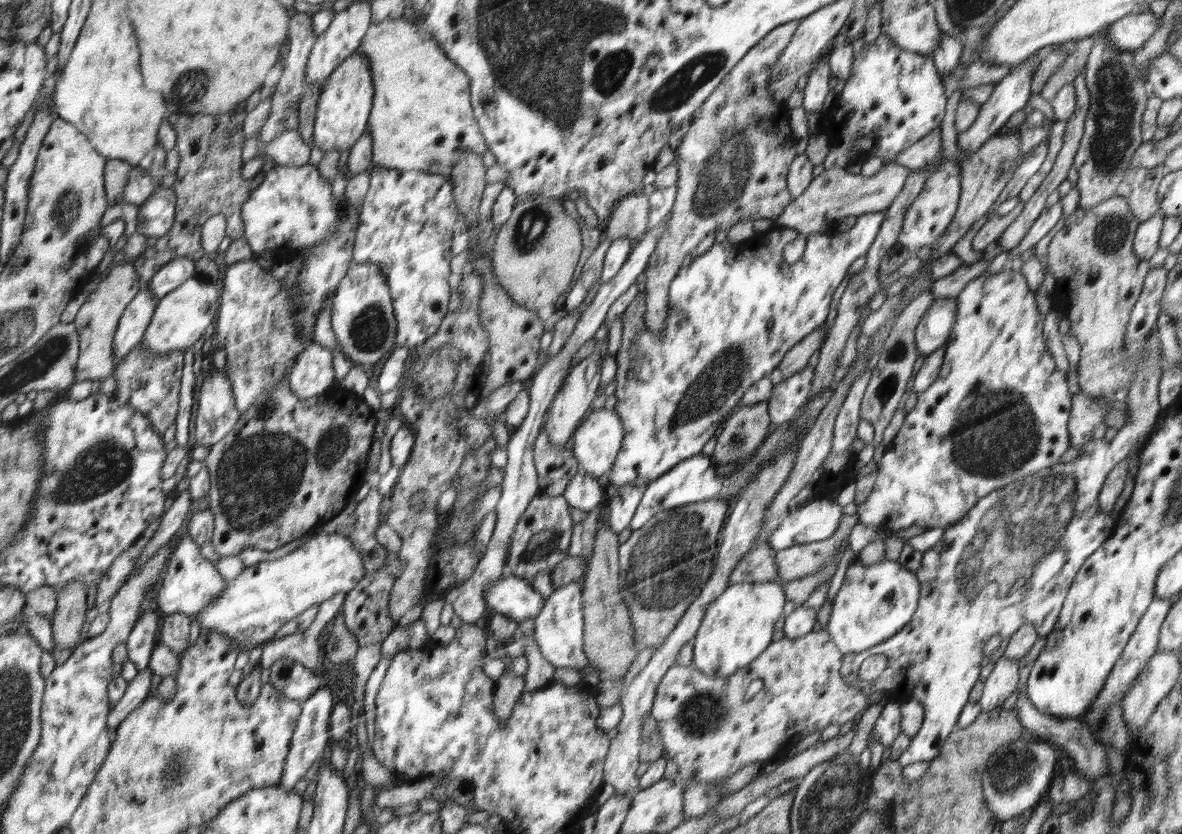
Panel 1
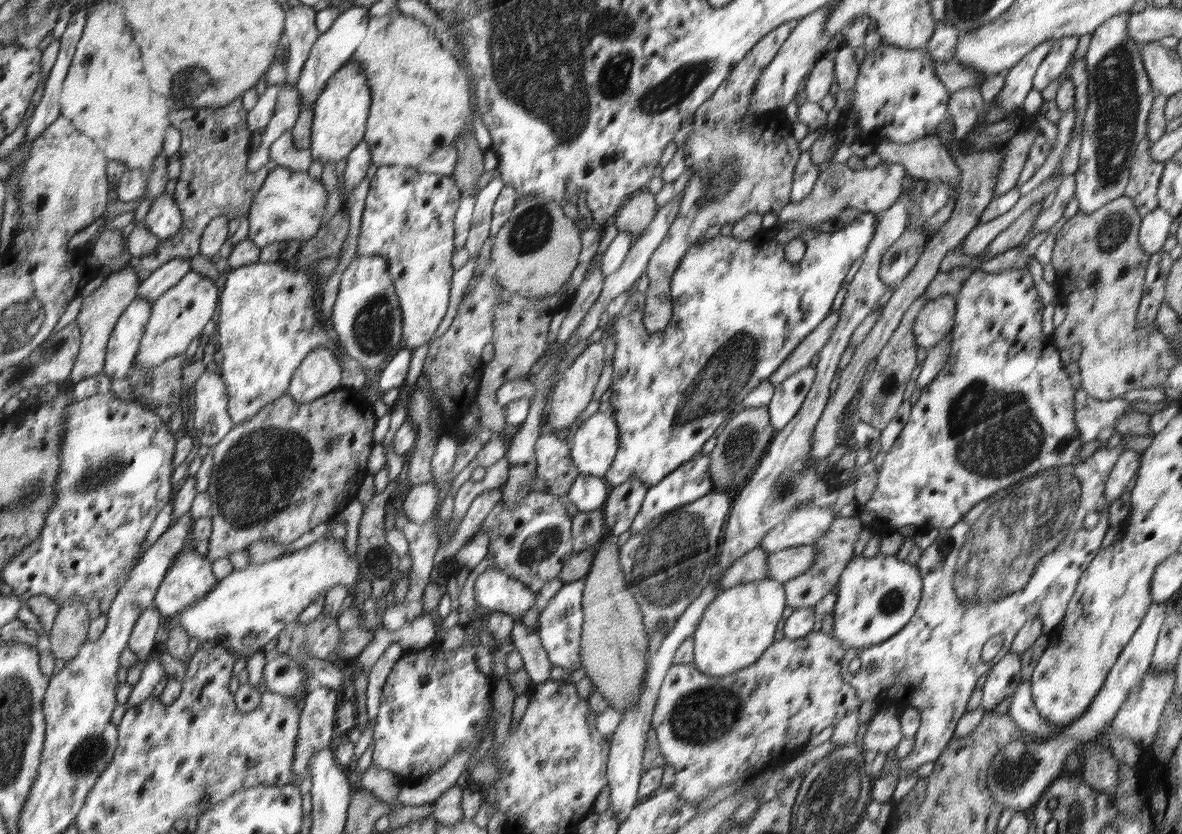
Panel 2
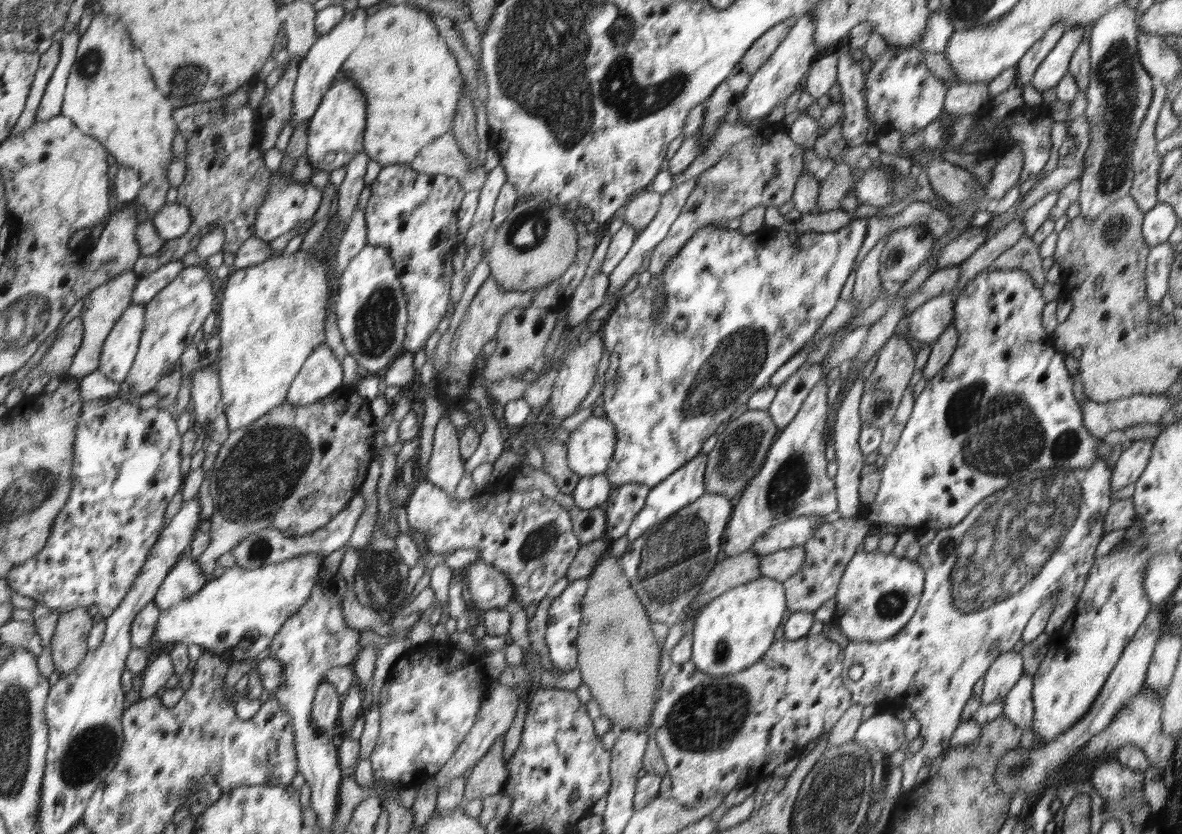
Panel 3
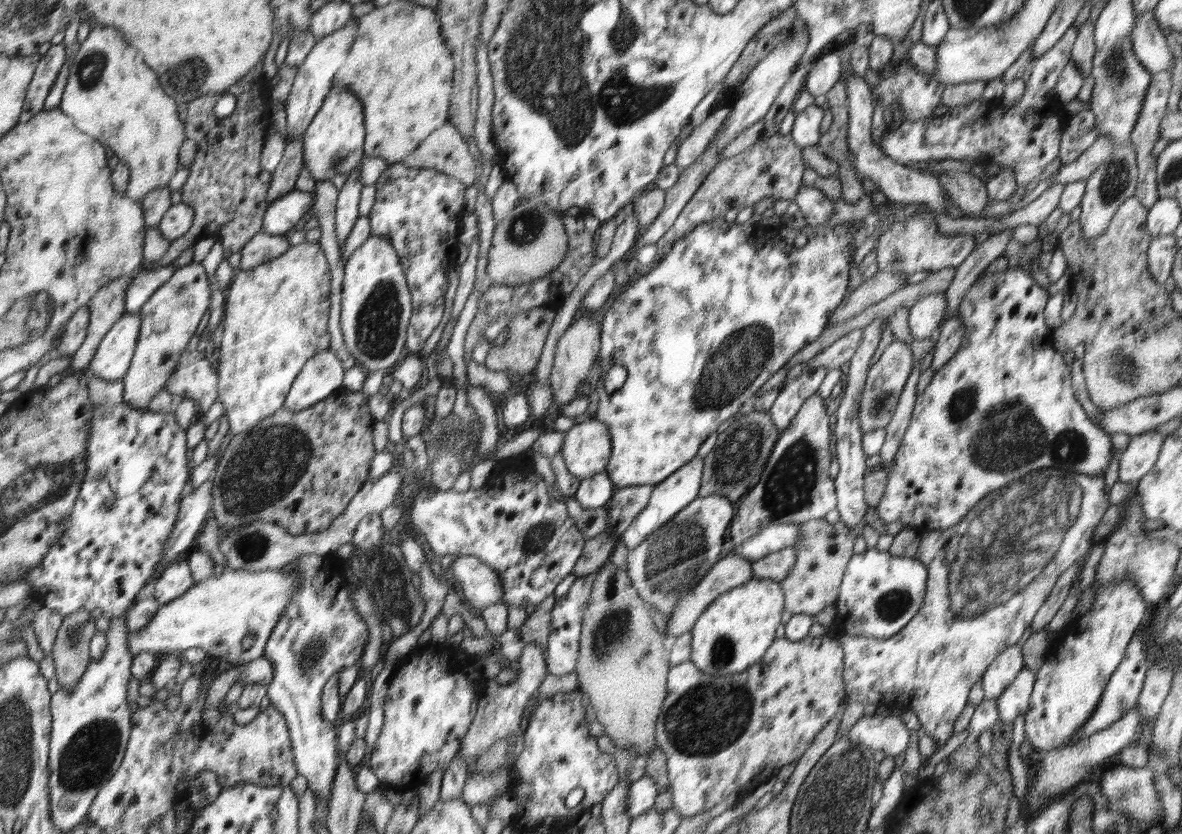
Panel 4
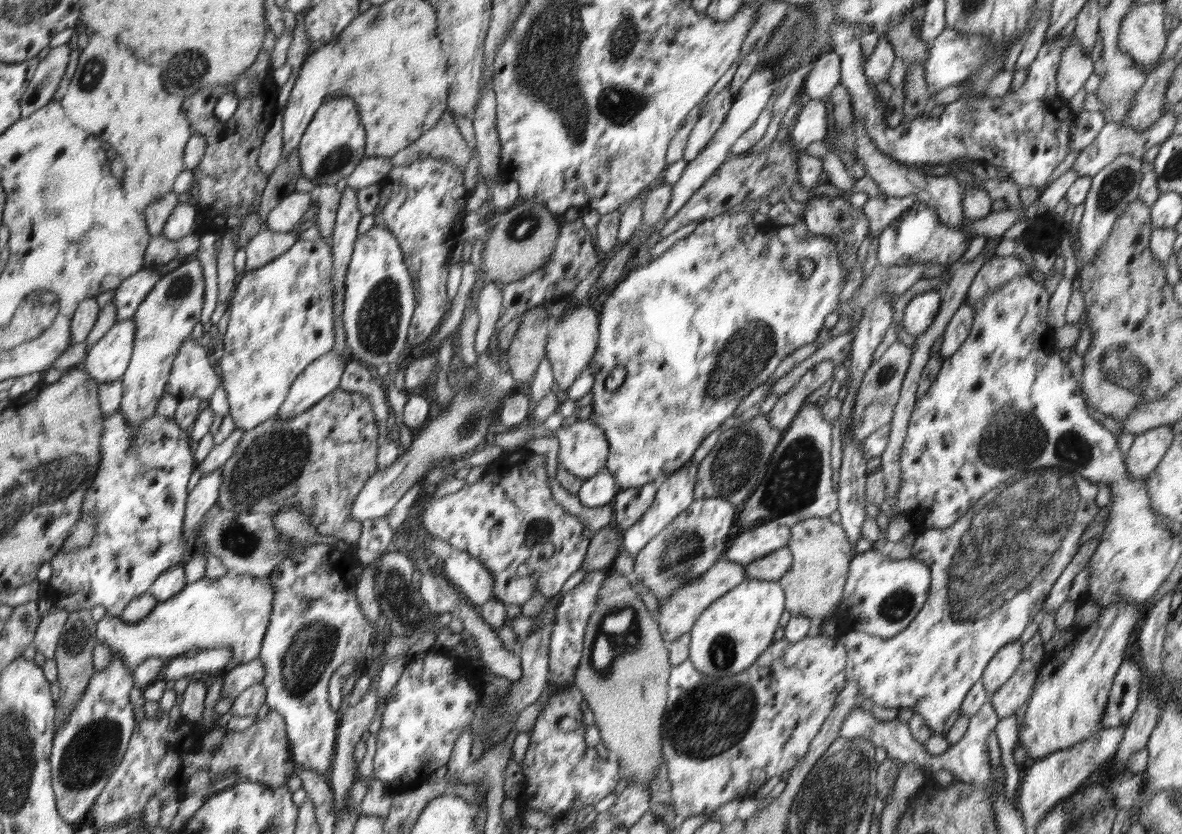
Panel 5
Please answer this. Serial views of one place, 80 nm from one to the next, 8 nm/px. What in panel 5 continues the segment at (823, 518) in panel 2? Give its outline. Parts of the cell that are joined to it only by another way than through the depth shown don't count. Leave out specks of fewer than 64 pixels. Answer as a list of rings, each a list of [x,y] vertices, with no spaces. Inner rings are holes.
[[[768,522],[742,536],[733,536],[723,558],[746,566],[771,552],[787,547],[791,528],[780,526],[778,522]]]

